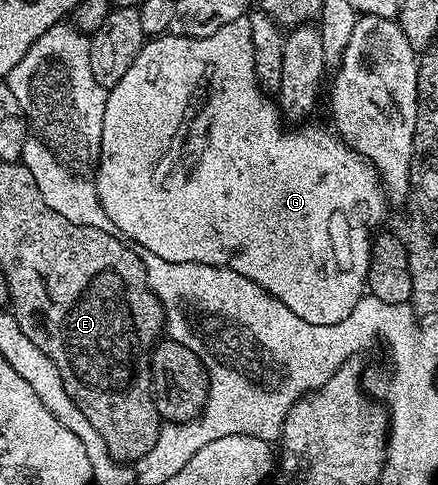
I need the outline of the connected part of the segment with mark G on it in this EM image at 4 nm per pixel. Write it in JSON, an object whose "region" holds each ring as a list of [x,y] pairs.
{"region":[[[249,17],[232,20],[232,24],[224,24],[224,28],[203,38],[181,38],[169,32],[151,37],[136,60],[132,60],[132,68],[124,72],[120,84],[109,87],[106,96],[100,165],[94,180],[98,199],[104,212],[108,212],[113,229],[145,253],[155,254],[160,256],[160,260],[169,262],[229,266],[231,270],[240,272],[240,276],[248,276],[248,280],[267,290],[276,300],[280,300],[280,304],[292,308],[300,320],[308,320],[308,324],[340,324],[367,293],[372,235],[386,218],[388,199],[376,168],[363,154],[357,154],[347,146],[333,129],[310,125],[287,128],[280,117],[277,101],[259,86],[258,74],[254,71]]]}

